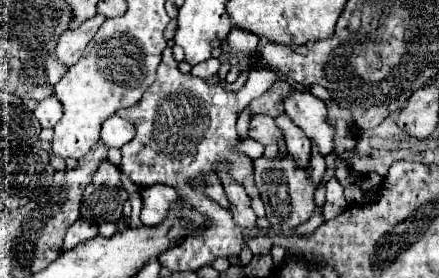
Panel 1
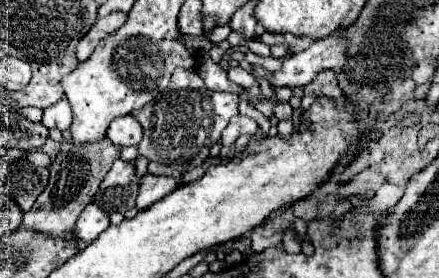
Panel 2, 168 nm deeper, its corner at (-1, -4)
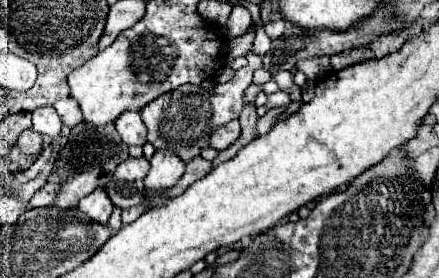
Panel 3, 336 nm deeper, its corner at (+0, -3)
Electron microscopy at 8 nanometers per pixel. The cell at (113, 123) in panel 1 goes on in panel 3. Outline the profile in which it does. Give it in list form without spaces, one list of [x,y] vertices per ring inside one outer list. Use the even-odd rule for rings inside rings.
[[[126,111],[116,119],[116,131],[126,145],[144,145],[146,143],[146,125],[140,119],[140,113]]]

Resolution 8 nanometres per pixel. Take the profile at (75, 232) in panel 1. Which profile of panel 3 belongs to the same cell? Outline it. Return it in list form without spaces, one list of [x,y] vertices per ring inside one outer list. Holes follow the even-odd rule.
[[[94,189],[90,195],[86,195],[80,203],[78,203],[78,209],[88,215],[90,219],[94,219],[96,223],[100,225],[108,225],[108,219],[110,219],[110,213],[114,209],[114,205],[110,203],[108,195],[104,189]]]

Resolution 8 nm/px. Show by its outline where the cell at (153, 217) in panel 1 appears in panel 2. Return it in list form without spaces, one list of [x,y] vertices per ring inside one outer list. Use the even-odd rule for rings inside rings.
[[[145,174],[141,178],[141,188],[139,188],[139,196],[137,196],[137,208],[139,210],[149,208],[153,202],[161,200],[169,192],[173,192],[175,188],[177,188],[177,180],[173,176]]]

